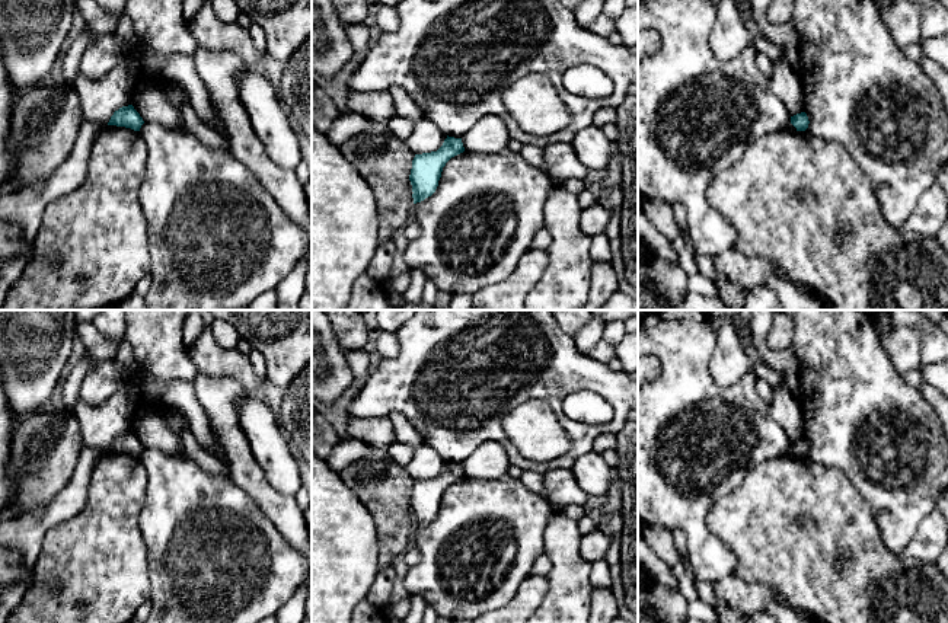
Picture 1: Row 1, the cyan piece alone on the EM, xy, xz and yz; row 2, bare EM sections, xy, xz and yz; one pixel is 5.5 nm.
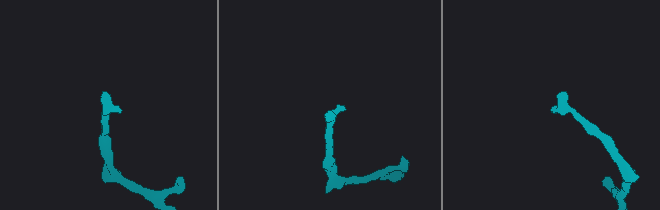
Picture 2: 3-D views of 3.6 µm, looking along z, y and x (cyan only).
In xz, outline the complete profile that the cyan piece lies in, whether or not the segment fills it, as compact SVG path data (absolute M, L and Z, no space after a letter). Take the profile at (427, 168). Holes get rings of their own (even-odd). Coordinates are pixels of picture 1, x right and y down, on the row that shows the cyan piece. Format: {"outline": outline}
{"outline": "M447 135L437 151L415 154L409 175L414 204L424 201L435 192L446 163L463 151L462 138Z"}

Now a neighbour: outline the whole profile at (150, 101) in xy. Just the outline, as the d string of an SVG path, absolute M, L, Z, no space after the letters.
M138 84L133 93L133 106L144 122L160 124L170 131L181 127L181 112L167 99L159 84Z

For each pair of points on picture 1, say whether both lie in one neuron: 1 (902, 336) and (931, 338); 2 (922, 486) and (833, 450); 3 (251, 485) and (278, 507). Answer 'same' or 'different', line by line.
1: different
2: same
3: same

